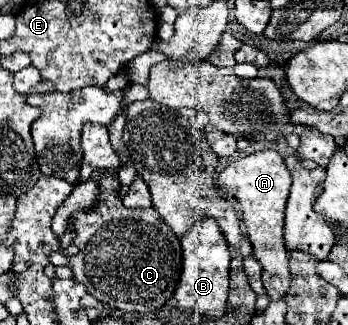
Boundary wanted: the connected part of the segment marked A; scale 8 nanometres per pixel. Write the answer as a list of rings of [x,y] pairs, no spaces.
[[[273,150],[249,154],[219,174],[219,186],[227,190],[227,198],[237,198],[239,216],[245,224],[247,238],[253,246],[253,258],[261,264],[261,280],[269,300],[281,300],[289,288],[291,274],[287,262],[287,248],[283,244],[283,216],[289,198],[291,176],[283,158]]]

